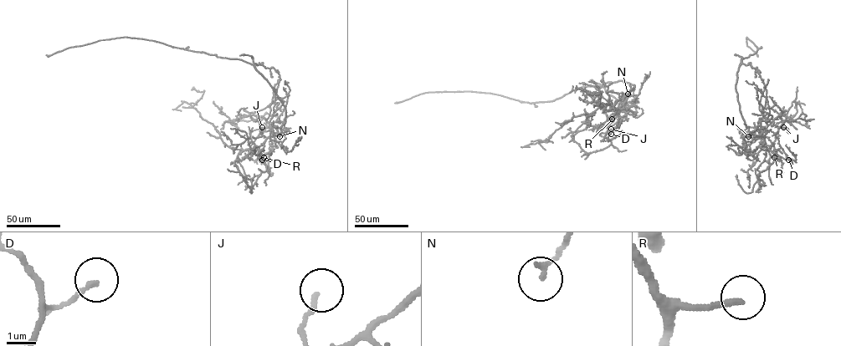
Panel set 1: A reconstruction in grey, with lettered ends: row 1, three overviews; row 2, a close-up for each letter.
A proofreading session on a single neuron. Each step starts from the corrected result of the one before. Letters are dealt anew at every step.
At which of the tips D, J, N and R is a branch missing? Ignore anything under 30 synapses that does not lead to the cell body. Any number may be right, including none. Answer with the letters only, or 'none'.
R

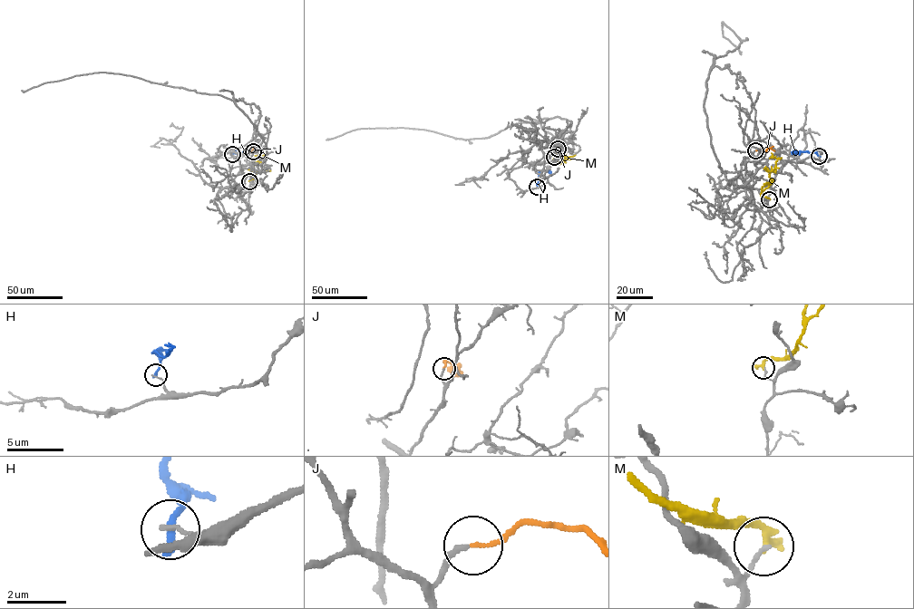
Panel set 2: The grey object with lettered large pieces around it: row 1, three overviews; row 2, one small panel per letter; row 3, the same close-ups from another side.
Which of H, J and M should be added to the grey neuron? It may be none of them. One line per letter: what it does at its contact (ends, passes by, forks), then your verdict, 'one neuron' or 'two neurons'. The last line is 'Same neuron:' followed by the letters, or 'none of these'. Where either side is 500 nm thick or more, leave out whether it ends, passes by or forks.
H: it ends; two neurons
J: it ends; one neuron
M: it ends; two neurons
Same neuron: J

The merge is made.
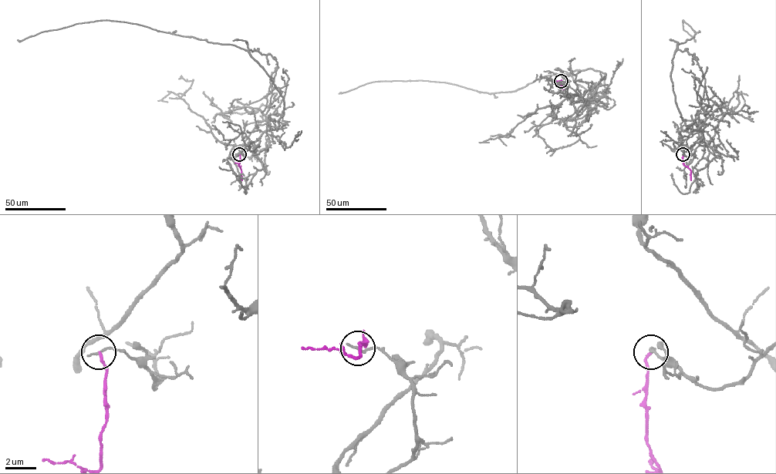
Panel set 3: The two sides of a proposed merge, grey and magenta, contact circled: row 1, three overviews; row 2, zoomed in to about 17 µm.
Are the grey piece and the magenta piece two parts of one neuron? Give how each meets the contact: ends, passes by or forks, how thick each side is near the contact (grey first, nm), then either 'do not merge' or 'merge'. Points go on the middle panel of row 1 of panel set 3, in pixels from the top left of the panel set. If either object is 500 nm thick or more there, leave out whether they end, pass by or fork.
grey ends there; magenta ends there; 160 nm thick on the grey side, 160 nm on the other; do not merge

